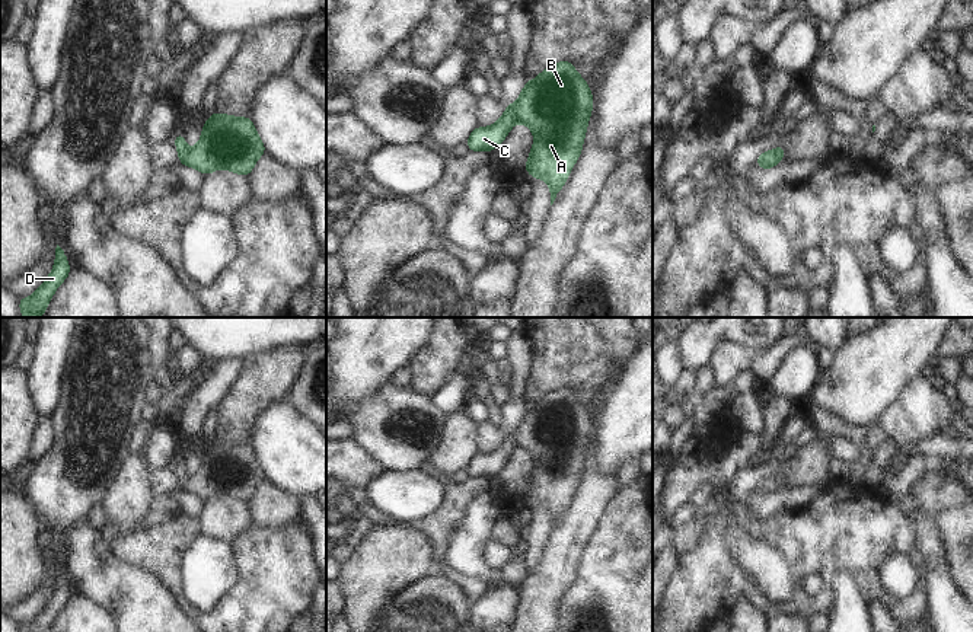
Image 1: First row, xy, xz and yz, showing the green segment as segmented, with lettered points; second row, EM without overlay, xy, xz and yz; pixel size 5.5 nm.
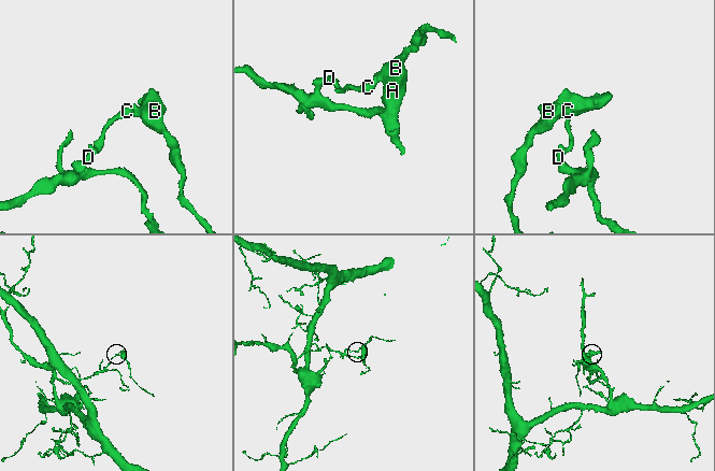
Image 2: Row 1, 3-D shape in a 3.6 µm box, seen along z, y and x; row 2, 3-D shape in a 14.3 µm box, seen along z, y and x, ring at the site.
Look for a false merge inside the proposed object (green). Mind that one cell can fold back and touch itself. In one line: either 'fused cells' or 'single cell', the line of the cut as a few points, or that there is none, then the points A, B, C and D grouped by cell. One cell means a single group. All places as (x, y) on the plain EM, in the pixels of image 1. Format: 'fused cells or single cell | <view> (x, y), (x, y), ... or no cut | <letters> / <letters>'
fused cells | xz (506, 433), (517, 446) | A B / C D

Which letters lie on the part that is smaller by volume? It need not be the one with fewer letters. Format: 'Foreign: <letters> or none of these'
Foreign: A, B.

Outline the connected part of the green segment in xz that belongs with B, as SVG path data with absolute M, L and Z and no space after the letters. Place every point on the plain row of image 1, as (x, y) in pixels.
M564 386L526 408L519 425L507 434L536 463L524 497L549 510L552 532L583 475L593 438L587 408Z

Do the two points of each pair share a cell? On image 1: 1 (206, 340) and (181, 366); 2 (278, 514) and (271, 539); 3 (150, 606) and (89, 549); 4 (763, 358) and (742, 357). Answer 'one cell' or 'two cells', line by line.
1: two cells
2: two cells
3: one cell
4: two cells

